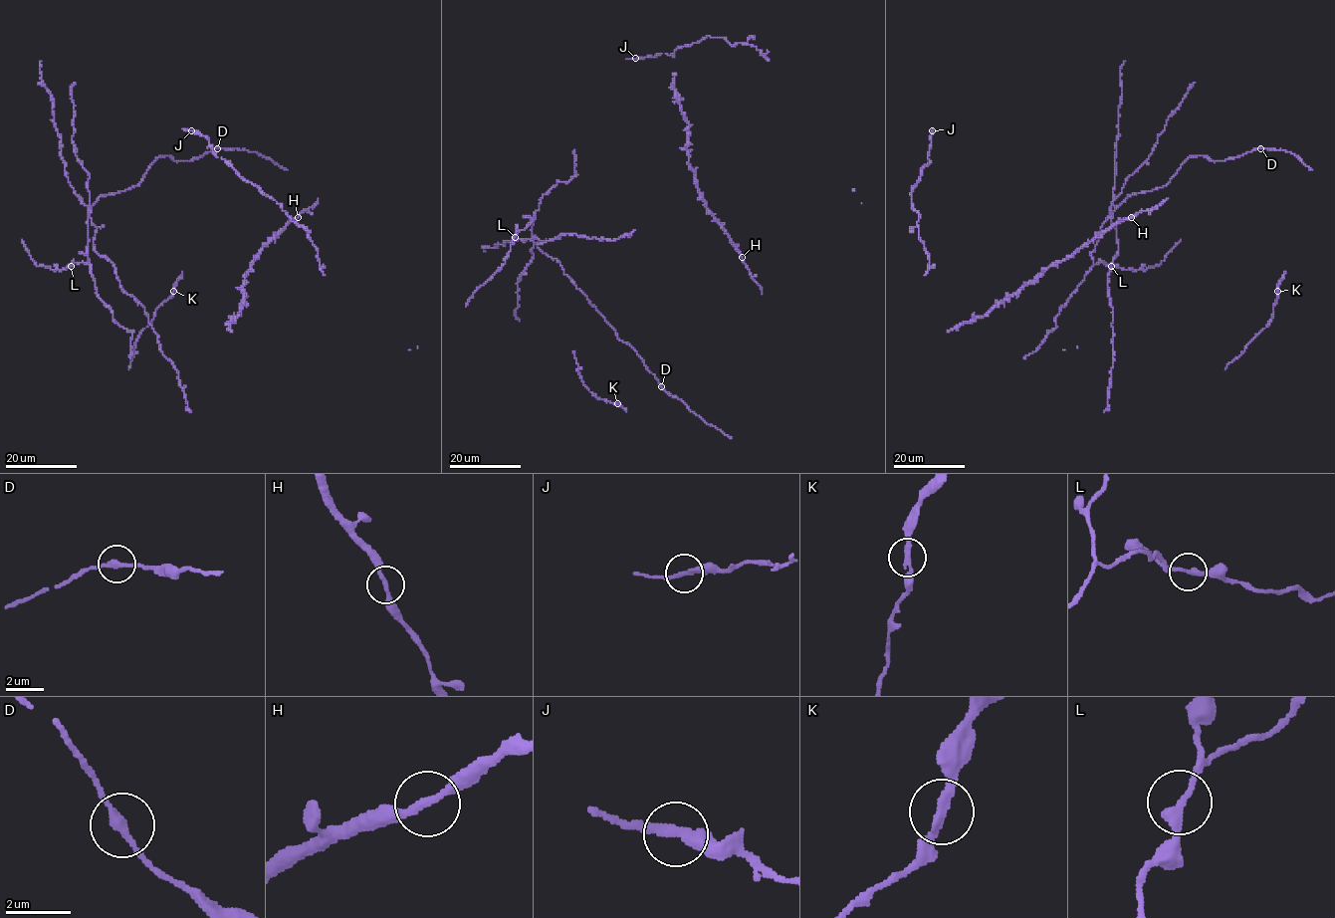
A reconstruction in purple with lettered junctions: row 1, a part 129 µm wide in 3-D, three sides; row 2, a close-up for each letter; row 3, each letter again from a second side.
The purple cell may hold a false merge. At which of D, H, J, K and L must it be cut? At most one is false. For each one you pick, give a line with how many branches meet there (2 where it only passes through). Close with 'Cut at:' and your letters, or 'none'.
Cut at: none

